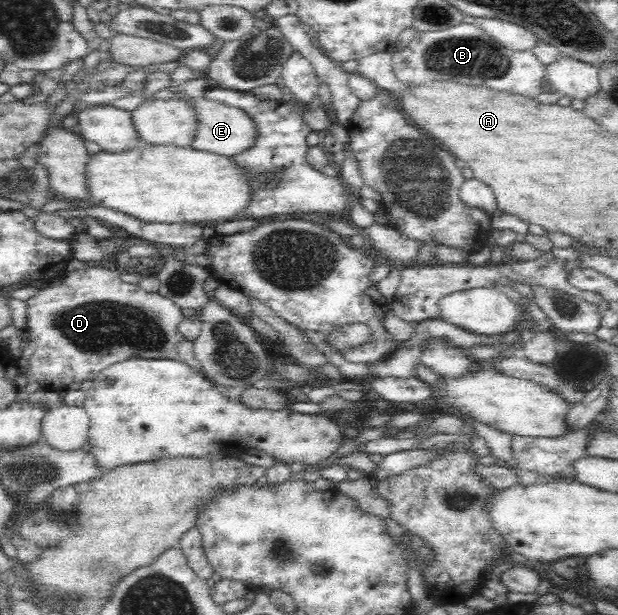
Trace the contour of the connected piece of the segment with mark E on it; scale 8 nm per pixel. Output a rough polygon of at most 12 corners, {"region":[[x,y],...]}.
{"region":[[168,83],[154,99],[184,100],[196,114],[190,147],[230,158],[252,147],[256,126],[239,107]]}

